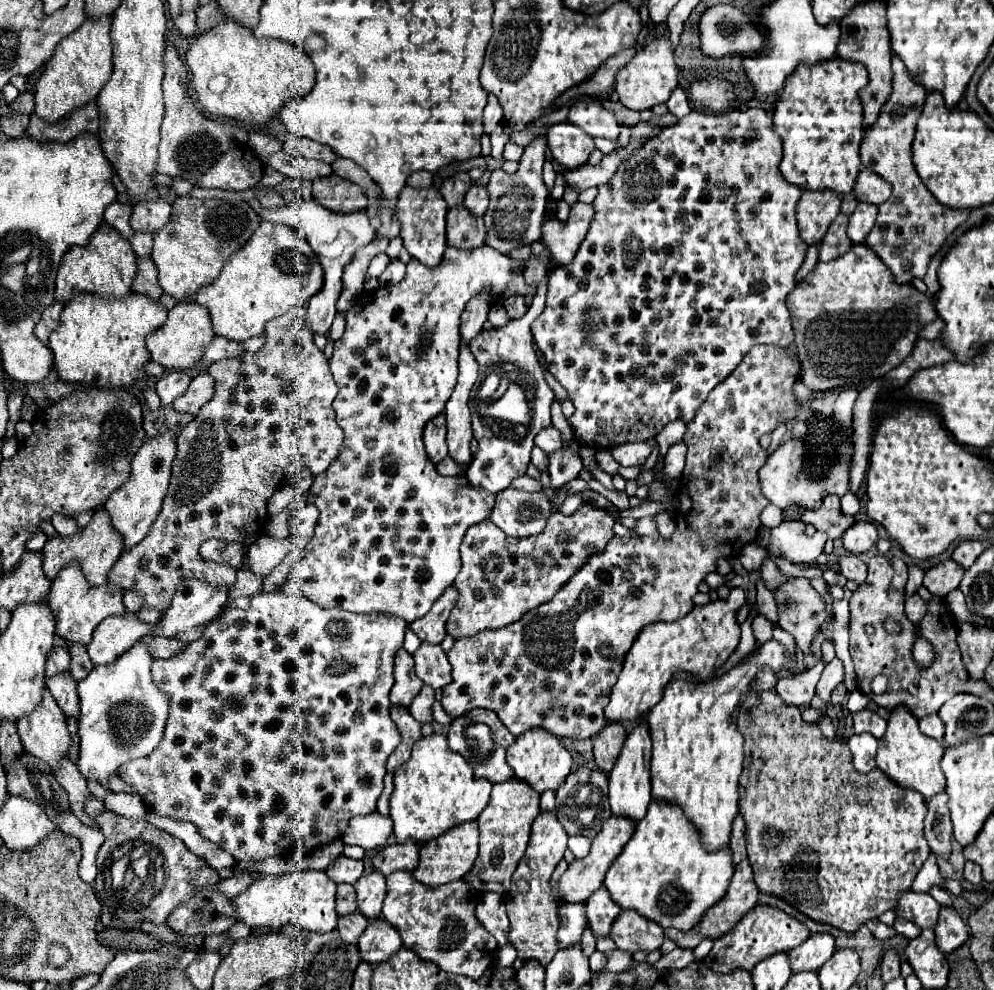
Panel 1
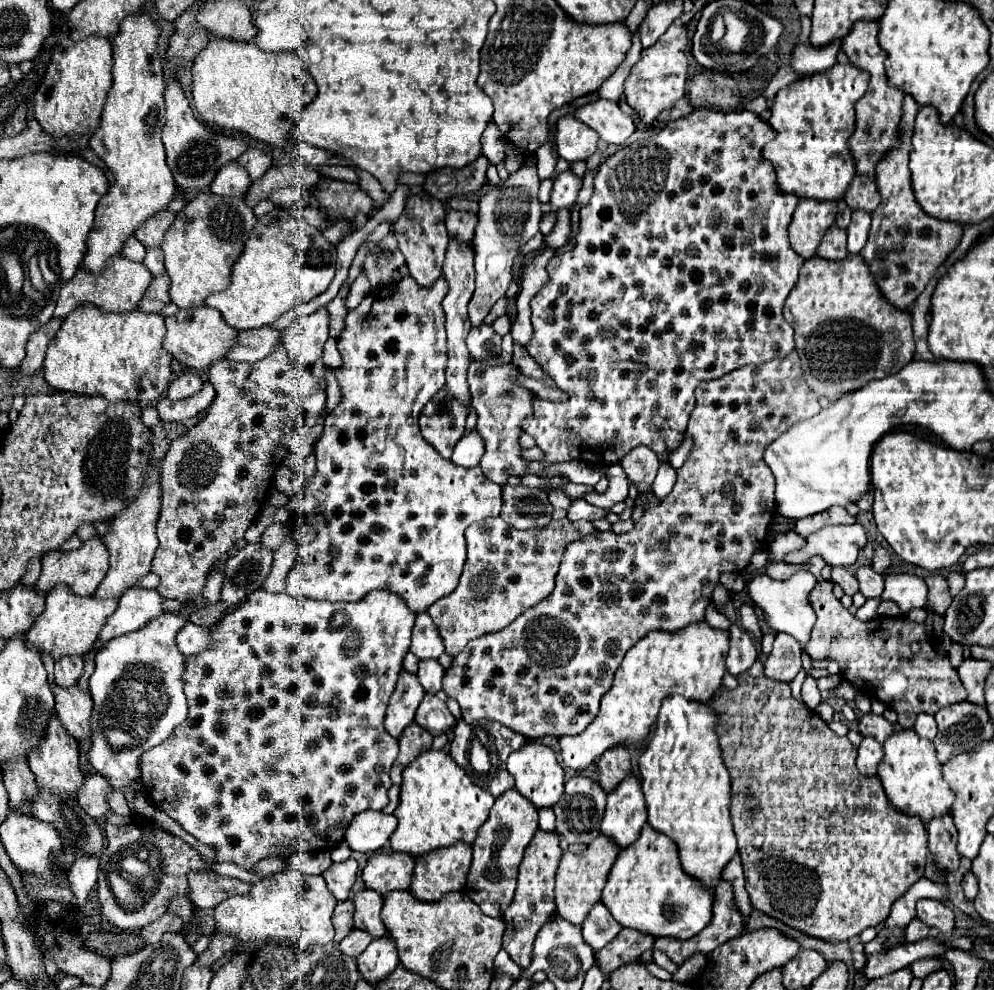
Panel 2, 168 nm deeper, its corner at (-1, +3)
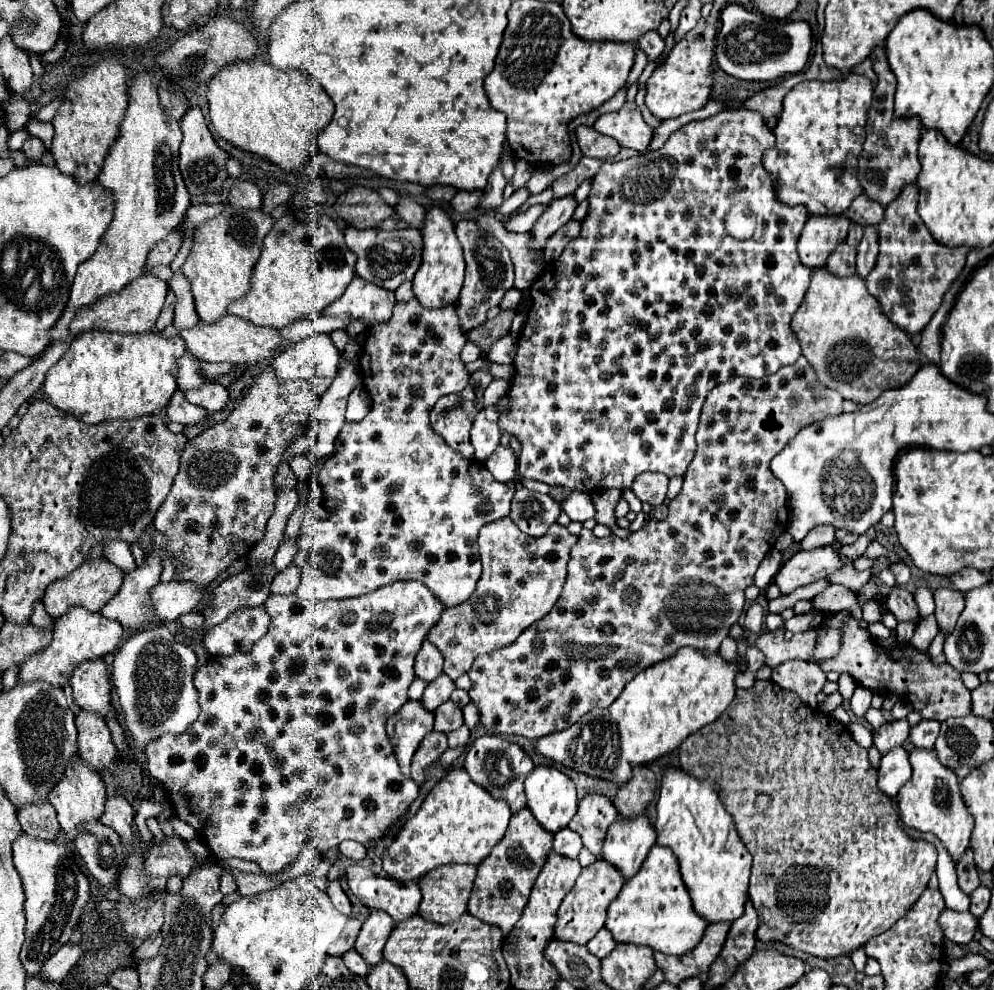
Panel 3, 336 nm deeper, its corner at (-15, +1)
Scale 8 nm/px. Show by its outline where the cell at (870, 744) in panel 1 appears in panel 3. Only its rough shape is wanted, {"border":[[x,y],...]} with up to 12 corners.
{"border":[[895,746],[881,758],[879,790],[895,798],[911,778],[907,752]]}

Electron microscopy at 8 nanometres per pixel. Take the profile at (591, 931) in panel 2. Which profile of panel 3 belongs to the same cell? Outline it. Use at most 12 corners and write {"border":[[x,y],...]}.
{"border":[[603,928],[587,942],[587,950],[603,960],[615,948]]}

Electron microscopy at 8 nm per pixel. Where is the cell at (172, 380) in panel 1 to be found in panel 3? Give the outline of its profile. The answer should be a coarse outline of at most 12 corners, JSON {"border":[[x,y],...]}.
{"border":[[217,382],[187,390],[191,404],[209,414],[219,412],[229,402],[229,392]]}

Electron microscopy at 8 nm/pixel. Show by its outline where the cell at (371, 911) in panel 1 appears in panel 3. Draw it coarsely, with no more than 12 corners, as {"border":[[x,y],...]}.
{"border":[[371,912],[363,922],[355,952],[369,966],[383,960],[393,930],[391,918]]}

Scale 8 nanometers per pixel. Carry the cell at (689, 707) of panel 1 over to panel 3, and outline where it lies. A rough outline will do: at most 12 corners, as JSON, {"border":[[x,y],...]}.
{"border":[[665,770],[657,844],[693,910],[743,914],[751,854],[711,782]]}

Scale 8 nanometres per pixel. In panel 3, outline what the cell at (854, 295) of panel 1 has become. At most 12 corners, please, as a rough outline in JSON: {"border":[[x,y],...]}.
{"border":[[813,270],[791,320],[819,382],[871,404],[917,346],[857,276]]}

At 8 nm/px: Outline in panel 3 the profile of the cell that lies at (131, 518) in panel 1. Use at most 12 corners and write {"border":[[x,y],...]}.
{"border":[[161,558],[125,574],[121,590],[101,614],[123,630],[149,626],[147,598],[159,584]]}

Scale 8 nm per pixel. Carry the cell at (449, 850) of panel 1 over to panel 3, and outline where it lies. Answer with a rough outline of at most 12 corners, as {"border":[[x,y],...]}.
{"border":[[443,866],[419,880],[419,916],[435,924],[467,912],[475,866]]}

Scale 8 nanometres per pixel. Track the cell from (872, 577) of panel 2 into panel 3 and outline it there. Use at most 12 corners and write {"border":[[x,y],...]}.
{"border":[[893,588],[885,602],[897,622],[921,620],[911,592]]}

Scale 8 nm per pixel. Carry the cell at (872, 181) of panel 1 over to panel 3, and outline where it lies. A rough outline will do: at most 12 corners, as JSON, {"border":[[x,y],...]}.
{"border":[[861,194],[845,216],[861,226],[877,226],[885,208]]}

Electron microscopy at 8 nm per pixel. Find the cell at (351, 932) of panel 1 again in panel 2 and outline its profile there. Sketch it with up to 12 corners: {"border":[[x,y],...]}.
{"border":[[353,928],[339,948],[343,954],[357,958],[373,938]]}

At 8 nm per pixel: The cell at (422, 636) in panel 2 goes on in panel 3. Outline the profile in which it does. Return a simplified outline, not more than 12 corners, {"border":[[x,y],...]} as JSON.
{"border":[[429,640],[415,656],[415,678],[431,682],[443,656]]}

